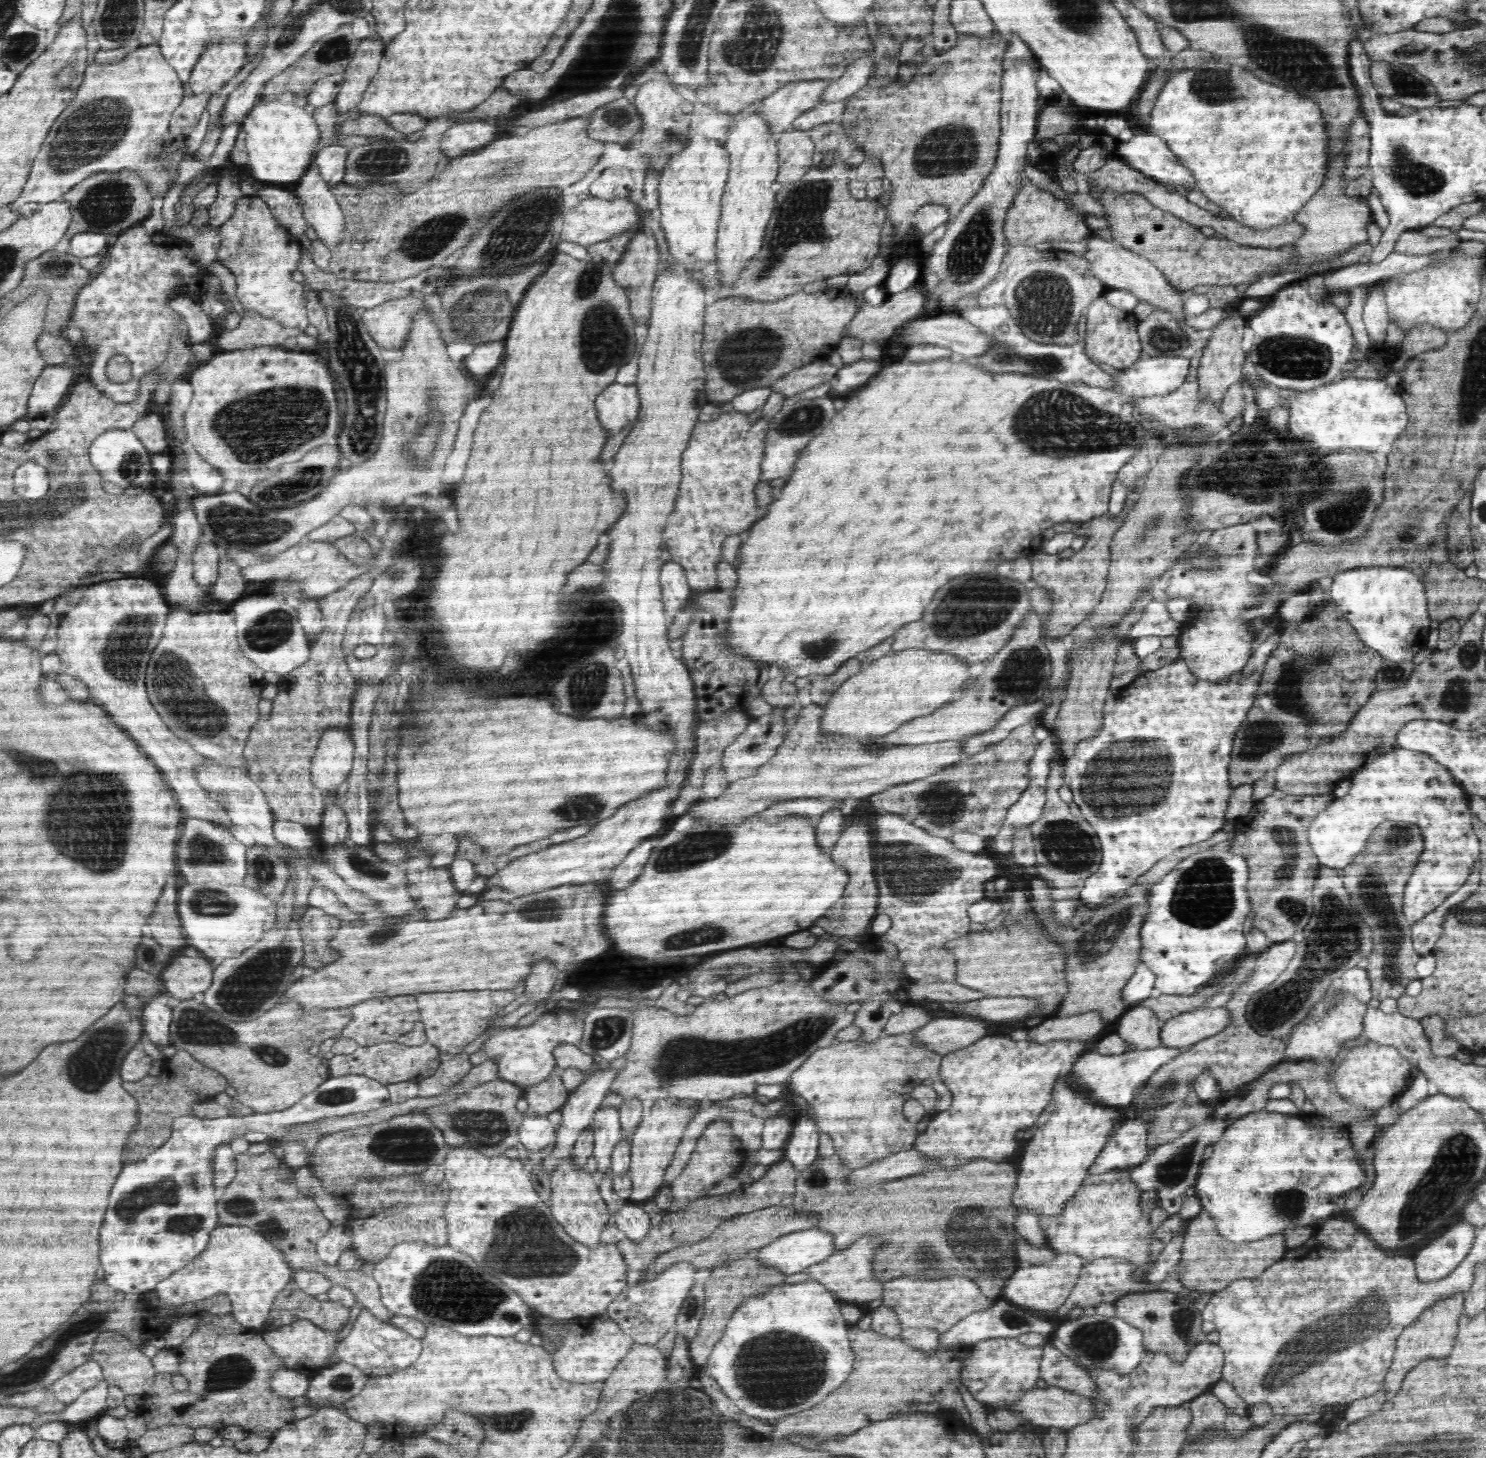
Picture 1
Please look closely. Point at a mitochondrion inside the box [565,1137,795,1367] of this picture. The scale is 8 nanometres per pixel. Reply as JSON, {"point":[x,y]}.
{"point":[692,1310]}

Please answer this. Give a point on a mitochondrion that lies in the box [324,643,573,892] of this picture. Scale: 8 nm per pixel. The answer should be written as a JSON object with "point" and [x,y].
{"point":[434,699]}

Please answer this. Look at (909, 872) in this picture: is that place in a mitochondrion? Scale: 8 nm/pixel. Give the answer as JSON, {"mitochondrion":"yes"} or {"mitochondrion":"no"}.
{"mitochondrion":"yes"}

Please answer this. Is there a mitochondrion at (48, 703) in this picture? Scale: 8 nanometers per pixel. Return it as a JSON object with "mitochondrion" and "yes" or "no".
{"mitochondrion":"no"}

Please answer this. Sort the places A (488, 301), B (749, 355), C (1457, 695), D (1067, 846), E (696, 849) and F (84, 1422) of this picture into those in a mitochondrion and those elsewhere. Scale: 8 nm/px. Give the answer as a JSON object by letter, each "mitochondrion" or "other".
{"A":"mitochondrion","B":"mitochondrion","C":"mitochondrion","D":"mitochondrion","E":"mitochondrion","F":"other"}

